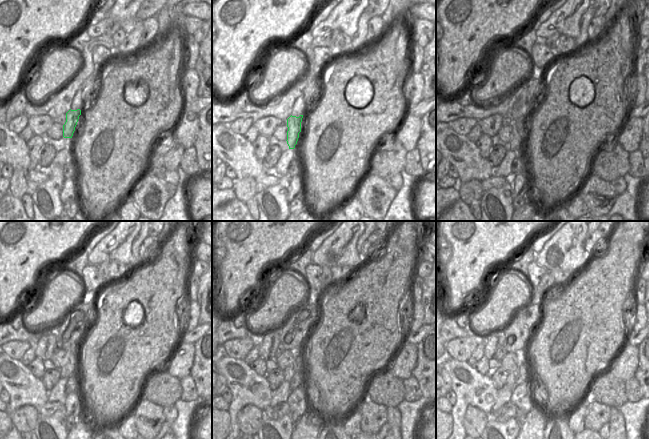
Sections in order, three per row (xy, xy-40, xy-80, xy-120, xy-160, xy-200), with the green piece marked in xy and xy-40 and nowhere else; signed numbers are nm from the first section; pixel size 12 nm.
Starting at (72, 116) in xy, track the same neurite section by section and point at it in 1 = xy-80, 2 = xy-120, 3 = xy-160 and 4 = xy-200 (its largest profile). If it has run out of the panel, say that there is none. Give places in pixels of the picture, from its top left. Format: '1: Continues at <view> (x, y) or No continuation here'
1: Continues at xy-80 (518, 126)
2: Continues at xy-120 (69, 369)
3: Continues at xy-160 (288, 373)
4: Continues at xy-200 (510, 382).

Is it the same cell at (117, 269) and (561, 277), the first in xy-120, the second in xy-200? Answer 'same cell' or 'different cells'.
same cell

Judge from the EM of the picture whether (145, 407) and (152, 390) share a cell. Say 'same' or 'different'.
different

